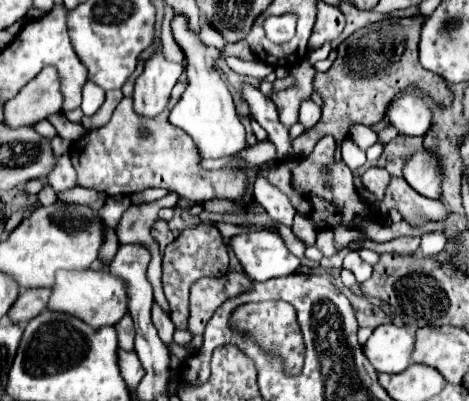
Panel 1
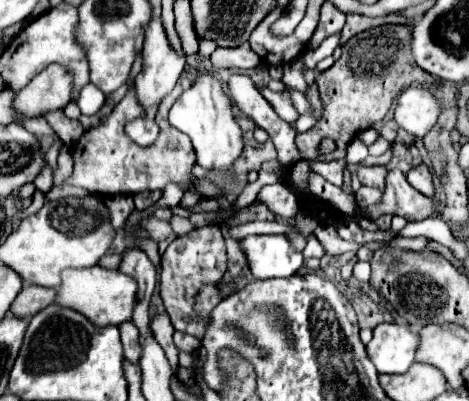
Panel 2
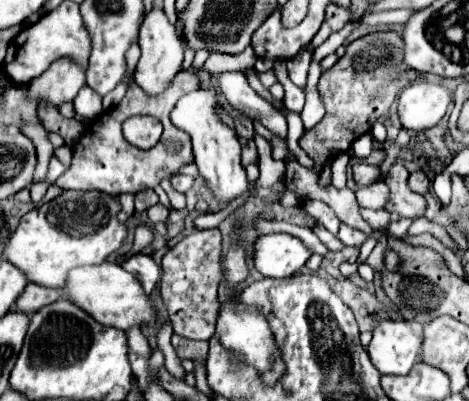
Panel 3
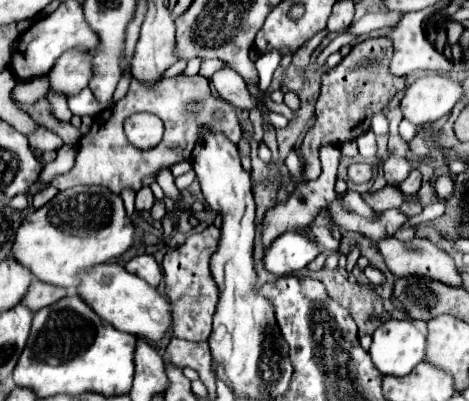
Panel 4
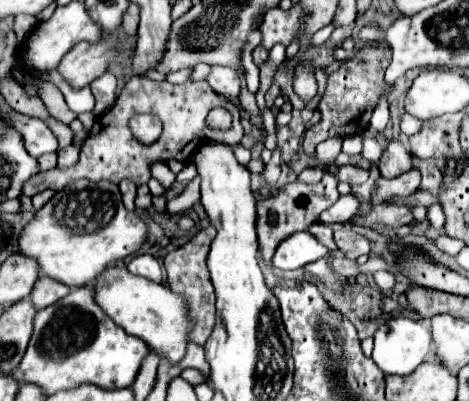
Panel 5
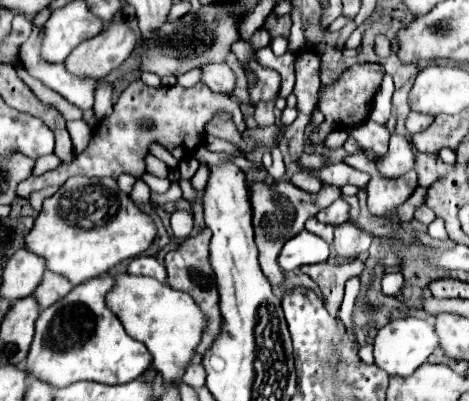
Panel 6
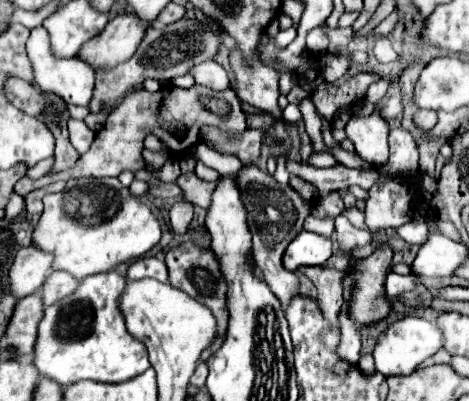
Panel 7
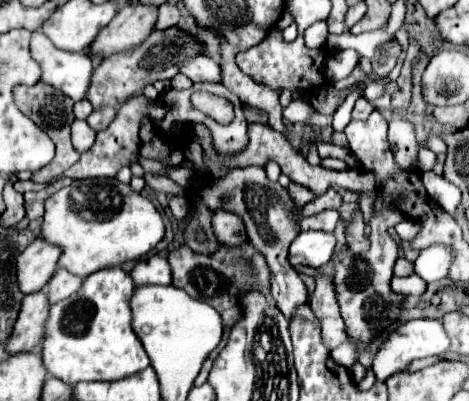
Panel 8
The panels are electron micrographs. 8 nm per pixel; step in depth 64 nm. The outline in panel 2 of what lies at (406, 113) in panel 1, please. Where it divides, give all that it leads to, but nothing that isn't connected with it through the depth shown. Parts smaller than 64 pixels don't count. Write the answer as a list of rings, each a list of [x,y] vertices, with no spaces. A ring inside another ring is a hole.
[[[410,86],[396,100],[394,120],[412,136],[422,138],[428,130],[432,130],[438,116],[440,106],[424,86]]]

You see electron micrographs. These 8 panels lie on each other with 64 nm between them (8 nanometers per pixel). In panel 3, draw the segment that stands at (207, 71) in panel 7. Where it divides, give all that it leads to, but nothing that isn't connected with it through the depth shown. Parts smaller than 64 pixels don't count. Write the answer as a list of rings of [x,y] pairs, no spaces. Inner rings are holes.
[[[224,72],[224,74],[220,74],[218,84],[220,84],[220,90],[226,96],[226,100],[236,110],[246,114],[254,122],[260,122],[274,136],[286,140],[286,134],[288,134],[286,118],[270,102],[266,102],[262,96],[258,96],[250,88],[250,84],[242,72]]]

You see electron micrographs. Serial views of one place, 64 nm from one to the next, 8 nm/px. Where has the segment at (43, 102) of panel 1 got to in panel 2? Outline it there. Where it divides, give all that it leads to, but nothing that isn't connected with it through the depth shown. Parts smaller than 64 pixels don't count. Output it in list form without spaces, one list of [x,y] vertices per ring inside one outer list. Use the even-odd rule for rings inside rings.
[[[50,64],[16,94],[12,102],[16,120],[36,118],[52,110],[62,110],[64,104],[70,102],[70,94],[72,76],[60,64]]]

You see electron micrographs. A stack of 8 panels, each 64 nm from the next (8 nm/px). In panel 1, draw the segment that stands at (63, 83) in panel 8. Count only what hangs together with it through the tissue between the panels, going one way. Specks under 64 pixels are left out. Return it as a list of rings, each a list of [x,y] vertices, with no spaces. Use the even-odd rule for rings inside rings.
[[[86,82],[82,88],[82,106],[80,106],[84,116],[92,116],[102,104],[104,104],[104,90],[100,90],[92,82]]]

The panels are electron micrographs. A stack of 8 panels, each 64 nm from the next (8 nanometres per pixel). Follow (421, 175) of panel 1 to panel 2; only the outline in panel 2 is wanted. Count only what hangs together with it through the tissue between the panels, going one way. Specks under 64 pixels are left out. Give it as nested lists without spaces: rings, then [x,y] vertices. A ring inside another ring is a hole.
[[[418,164],[414,168],[410,168],[408,172],[408,182],[422,192],[424,196],[434,196],[434,182],[432,182],[432,174],[430,168],[426,164]]]

